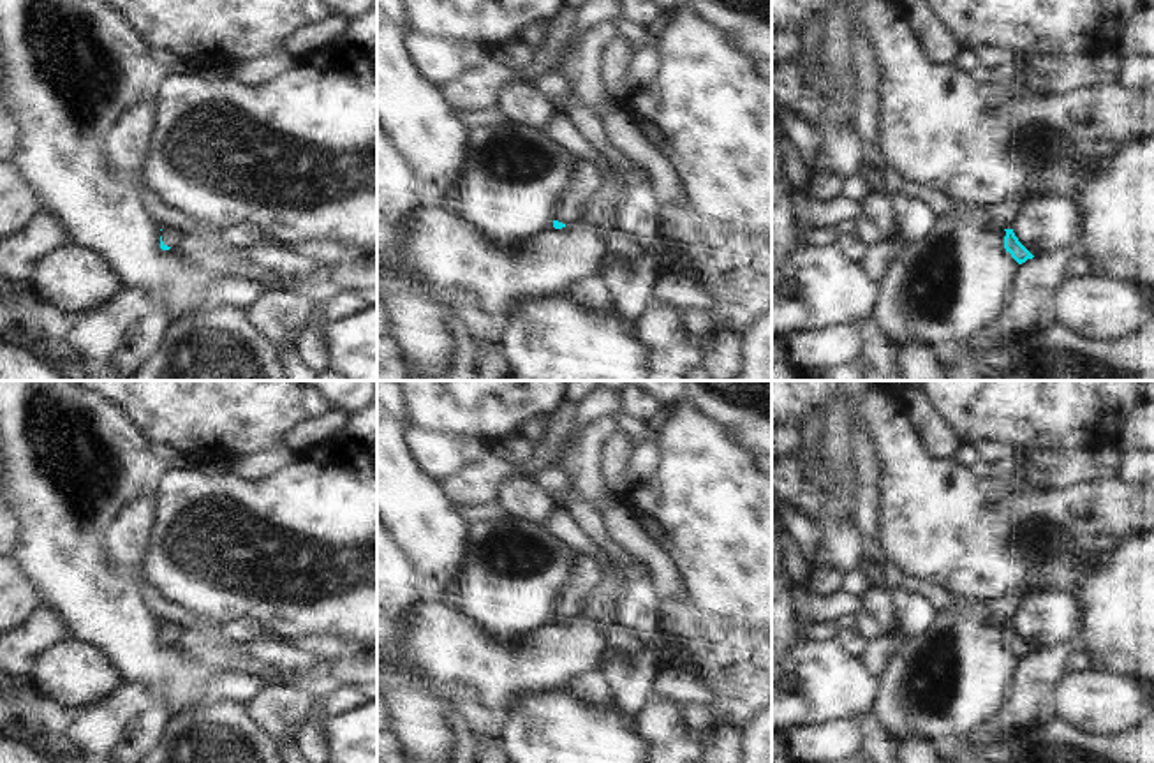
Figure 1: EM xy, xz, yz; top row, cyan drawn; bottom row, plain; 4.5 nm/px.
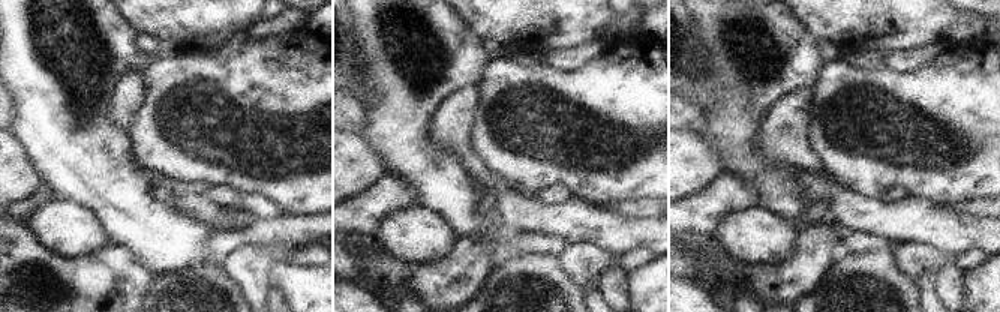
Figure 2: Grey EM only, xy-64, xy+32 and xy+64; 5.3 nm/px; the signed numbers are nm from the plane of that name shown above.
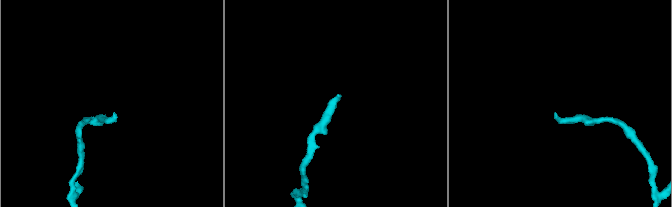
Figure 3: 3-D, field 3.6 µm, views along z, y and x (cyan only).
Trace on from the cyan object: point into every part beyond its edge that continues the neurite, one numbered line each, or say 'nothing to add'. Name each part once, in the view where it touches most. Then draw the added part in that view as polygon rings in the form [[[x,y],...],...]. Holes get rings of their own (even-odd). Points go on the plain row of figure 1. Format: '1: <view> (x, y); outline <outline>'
1: xy (170, 631); outline [[[166,622],[160,626],[160,631],[162,631],[164,640],[167,640],[171,643],[178,643],[180,636],[183,633],[183,627],[178,624]]]

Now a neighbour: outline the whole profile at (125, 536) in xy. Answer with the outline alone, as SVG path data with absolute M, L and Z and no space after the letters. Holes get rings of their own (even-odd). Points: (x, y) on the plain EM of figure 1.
M136 497L125 502L106 530L107 553L134 574L139 597L159 624L171 622L199 633L217 629L211 620L173 606L141 580L139 559L153 520L155 500L152 497Z

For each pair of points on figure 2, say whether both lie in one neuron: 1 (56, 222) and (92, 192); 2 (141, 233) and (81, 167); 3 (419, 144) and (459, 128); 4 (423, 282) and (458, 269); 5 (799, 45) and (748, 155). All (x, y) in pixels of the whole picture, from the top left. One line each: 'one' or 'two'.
1: two
2: one
3: two
4: one
5: one

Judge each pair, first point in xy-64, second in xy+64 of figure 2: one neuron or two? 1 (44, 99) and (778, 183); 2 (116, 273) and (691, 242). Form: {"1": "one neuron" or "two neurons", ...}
{"1": "one neuron", "2": "two neurons"}

